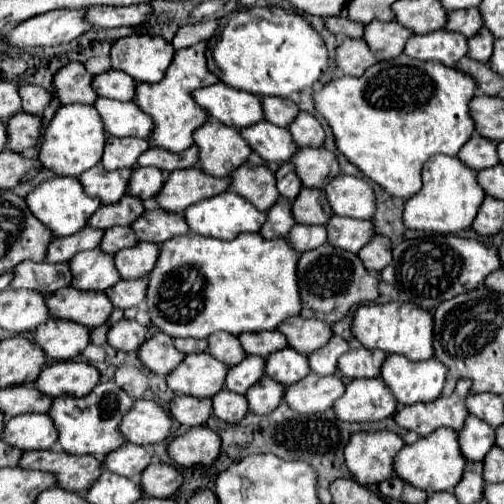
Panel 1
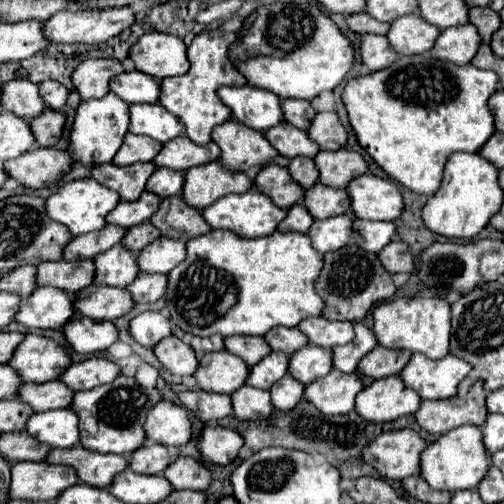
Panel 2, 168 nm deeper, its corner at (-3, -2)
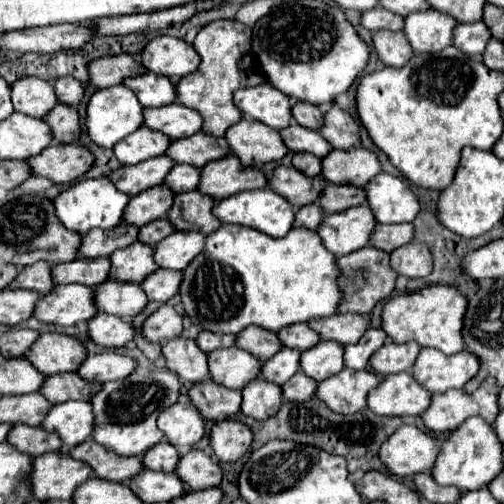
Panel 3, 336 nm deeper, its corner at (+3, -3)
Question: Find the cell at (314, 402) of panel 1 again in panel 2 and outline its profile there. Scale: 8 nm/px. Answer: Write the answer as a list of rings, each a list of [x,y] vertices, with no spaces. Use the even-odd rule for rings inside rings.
[[[332,370],[324,378],[308,384],[304,388],[304,398],[326,416],[348,414],[354,410],[354,398],[362,388],[358,374],[340,374]]]

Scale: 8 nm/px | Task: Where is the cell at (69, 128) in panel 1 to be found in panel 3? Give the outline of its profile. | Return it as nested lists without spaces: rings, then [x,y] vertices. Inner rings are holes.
[[[124,85],[100,89],[92,95],[92,99],[88,103],[88,117],[86,117],[88,135],[90,135],[92,141],[96,141],[102,147],[114,147],[126,135],[134,133],[142,123],[144,123],[144,107],[140,105],[134,91],[130,91]]]

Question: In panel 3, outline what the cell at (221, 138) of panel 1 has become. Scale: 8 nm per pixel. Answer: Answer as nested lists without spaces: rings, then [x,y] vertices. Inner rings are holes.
[[[242,119],[226,131],[226,139],[232,153],[248,167],[258,167],[270,161],[280,161],[288,147],[284,145],[280,131],[254,119]]]

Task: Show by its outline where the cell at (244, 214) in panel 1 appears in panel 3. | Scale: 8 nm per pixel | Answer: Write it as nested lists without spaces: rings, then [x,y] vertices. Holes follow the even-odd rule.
[[[264,187],[254,191],[242,191],[242,193],[236,193],[234,197],[218,201],[214,205],[214,215],[222,223],[236,223],[236,225],[258,229],[270,237],[284,237],[292,229],[296,211],[294,211],[294,205],[290,205],[282,195],[272,191],[270,187]]]

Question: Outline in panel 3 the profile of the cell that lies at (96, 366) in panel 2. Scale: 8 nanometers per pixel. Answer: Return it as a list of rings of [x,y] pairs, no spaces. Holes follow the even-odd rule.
[[[104,351],[100,355],[88,357],[80,365],[78,373],[84,379],[88,379],[88,381],[108,383],[108,381],[116,381],[116,379],[122,379],[122,377],[128,377],[136,369],[138,369],[138,365],[136,365],[136,361],[130,355],[122,355],[122,353],[114,353],[114,351]]]

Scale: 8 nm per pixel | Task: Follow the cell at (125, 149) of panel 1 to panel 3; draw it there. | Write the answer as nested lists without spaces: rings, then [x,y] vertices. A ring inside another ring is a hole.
[[[142,125],[138,131],[118,141],[114,145],[114,153],[122,165],[136,165],[140,161],[166,153],[166,149],[170,147],[170,141],[172,139],[168,135],[160,131],[152,131],[150,127]]]

